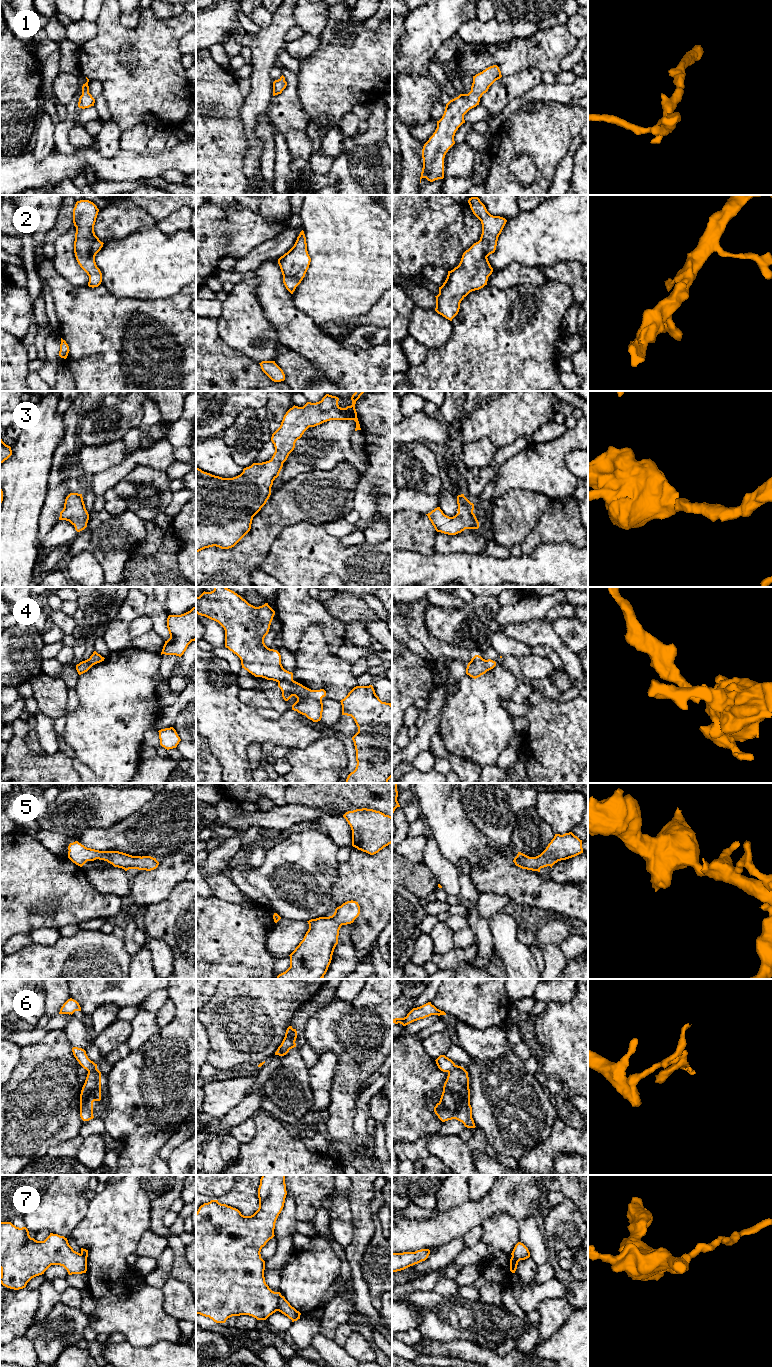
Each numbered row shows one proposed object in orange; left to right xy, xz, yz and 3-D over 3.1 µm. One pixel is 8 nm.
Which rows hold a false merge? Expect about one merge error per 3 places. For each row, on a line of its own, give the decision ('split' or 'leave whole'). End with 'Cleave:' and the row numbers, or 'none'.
1: leave whole
2: leave whole
3: leave whole
4: leave whole
5: leave whole
6: split
7: split
Cleave: 6, 7

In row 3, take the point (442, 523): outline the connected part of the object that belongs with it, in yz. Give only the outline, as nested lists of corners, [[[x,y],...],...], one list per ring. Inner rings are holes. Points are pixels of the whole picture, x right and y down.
[[[464,494],[457,496],[458,513],[449,517],[443,513],[440,507],[426,514],[437,532],[448,535],[456,535],[465,529],[478,529],[479,522],[473,513],[474,504]]]

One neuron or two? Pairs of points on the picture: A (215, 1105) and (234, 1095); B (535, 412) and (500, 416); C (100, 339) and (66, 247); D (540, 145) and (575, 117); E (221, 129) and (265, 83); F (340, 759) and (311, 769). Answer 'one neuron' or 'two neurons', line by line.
A: one neuron
B: one neuron
C: two neurons
D: one neuron
E: two neurons
F: one neuron

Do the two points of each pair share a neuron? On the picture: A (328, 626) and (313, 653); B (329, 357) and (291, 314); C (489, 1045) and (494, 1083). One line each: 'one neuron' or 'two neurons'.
A: two neurons
B: one neuron
C: two neurons

